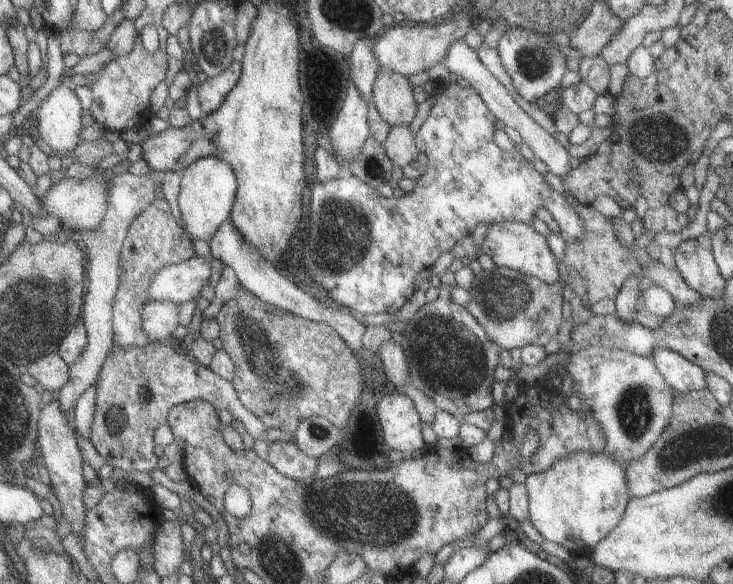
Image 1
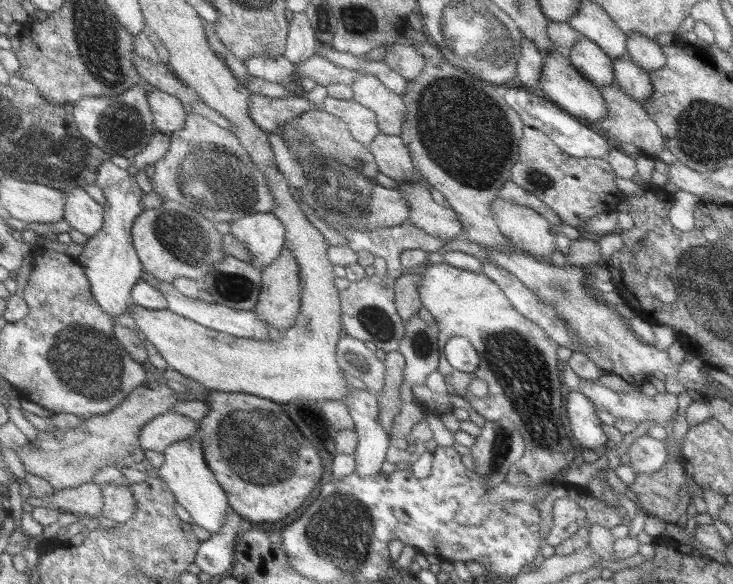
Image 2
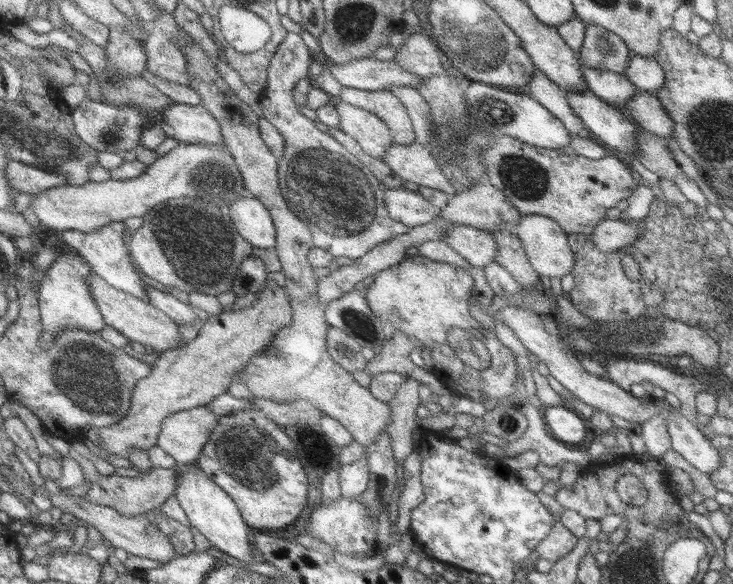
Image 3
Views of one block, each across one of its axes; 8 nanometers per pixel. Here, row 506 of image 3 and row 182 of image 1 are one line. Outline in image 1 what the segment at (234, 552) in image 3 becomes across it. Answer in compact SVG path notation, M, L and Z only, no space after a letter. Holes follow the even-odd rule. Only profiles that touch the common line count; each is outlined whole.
M215 157L201 159L182 174L179 205L189 236L212 244L214 236L231 214L238 184L234 170L224 160Z

